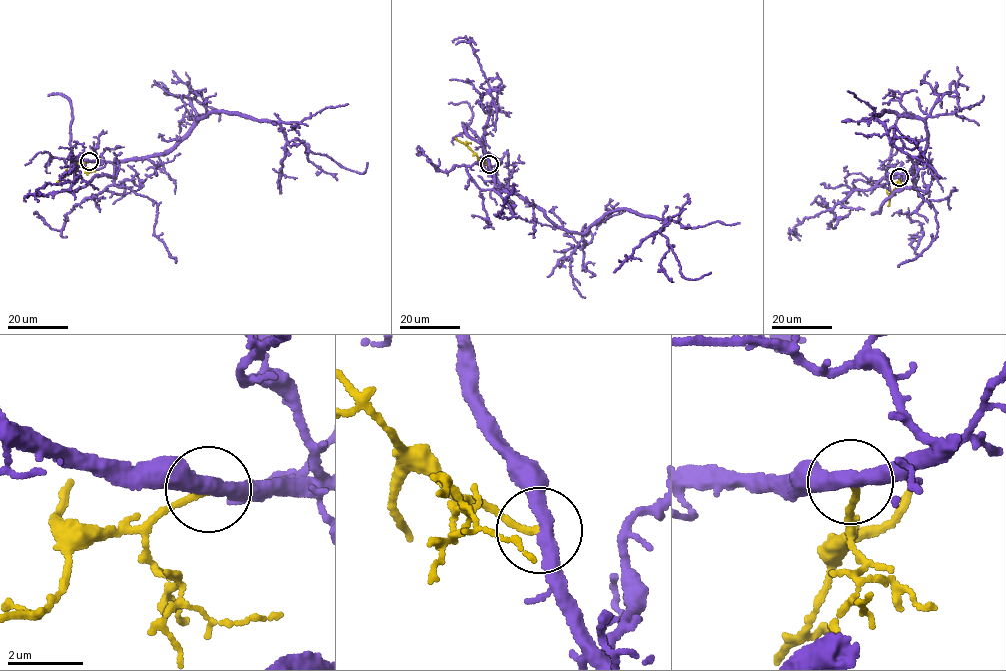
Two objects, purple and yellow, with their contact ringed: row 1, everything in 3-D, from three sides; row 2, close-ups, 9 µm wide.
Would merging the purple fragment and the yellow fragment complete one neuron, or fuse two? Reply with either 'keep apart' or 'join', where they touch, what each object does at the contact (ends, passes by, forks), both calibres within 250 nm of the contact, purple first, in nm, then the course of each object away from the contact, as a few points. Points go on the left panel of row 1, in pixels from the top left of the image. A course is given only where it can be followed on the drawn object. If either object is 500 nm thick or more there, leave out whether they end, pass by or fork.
join | (89, 161) | purple passes by | yellow ends | 360/160 nm | purple via (89, 161), (156, 156), (210, 112), (228, 112), (276, 122), (288, 141), (354, 171), (367, 162) | yellow via (89, 161), (55, 184)

